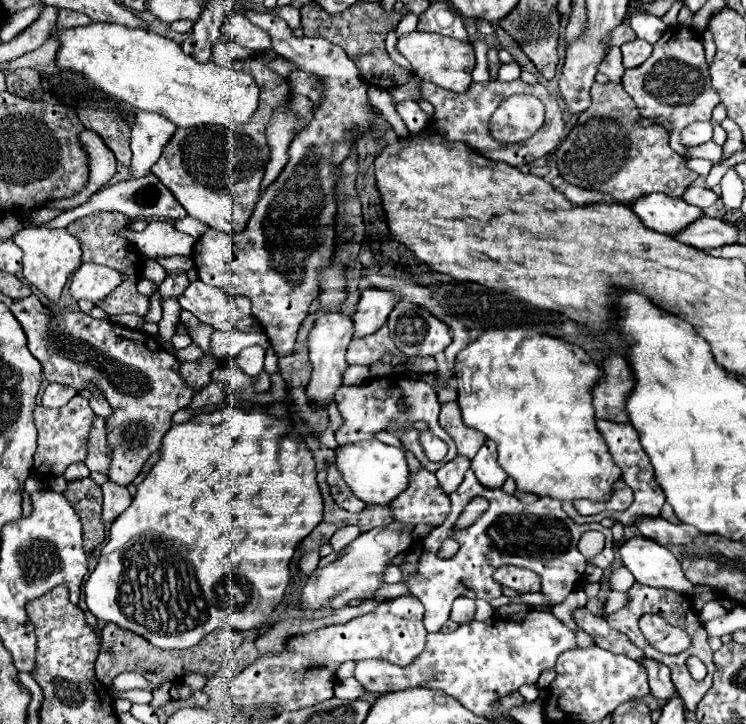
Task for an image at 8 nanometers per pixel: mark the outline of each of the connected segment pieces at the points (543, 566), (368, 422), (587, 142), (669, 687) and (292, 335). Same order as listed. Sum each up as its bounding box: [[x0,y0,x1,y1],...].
[[401,470,615,632],[335,370,457,472],[557,84,697,204],[643,660,679,700],[193,10,377,352]]

